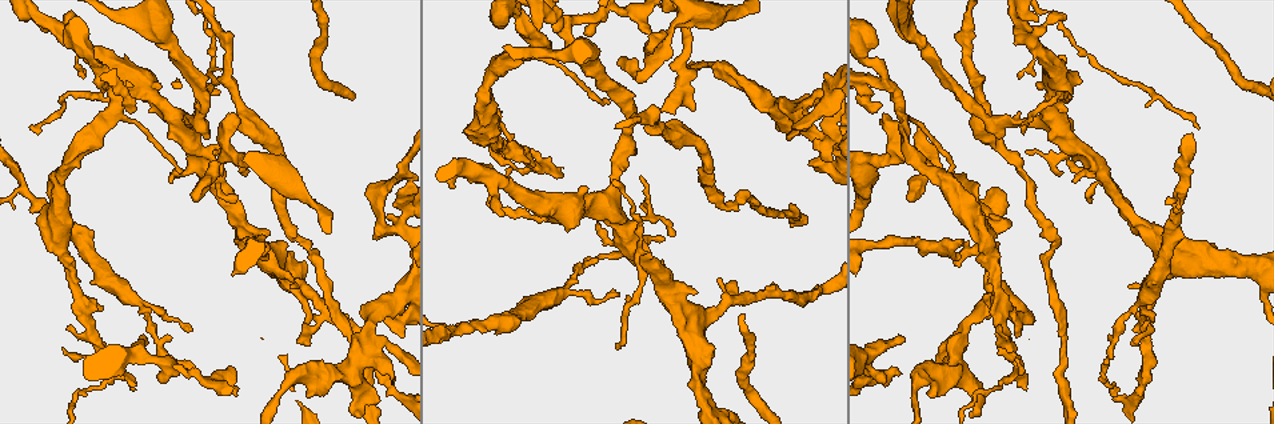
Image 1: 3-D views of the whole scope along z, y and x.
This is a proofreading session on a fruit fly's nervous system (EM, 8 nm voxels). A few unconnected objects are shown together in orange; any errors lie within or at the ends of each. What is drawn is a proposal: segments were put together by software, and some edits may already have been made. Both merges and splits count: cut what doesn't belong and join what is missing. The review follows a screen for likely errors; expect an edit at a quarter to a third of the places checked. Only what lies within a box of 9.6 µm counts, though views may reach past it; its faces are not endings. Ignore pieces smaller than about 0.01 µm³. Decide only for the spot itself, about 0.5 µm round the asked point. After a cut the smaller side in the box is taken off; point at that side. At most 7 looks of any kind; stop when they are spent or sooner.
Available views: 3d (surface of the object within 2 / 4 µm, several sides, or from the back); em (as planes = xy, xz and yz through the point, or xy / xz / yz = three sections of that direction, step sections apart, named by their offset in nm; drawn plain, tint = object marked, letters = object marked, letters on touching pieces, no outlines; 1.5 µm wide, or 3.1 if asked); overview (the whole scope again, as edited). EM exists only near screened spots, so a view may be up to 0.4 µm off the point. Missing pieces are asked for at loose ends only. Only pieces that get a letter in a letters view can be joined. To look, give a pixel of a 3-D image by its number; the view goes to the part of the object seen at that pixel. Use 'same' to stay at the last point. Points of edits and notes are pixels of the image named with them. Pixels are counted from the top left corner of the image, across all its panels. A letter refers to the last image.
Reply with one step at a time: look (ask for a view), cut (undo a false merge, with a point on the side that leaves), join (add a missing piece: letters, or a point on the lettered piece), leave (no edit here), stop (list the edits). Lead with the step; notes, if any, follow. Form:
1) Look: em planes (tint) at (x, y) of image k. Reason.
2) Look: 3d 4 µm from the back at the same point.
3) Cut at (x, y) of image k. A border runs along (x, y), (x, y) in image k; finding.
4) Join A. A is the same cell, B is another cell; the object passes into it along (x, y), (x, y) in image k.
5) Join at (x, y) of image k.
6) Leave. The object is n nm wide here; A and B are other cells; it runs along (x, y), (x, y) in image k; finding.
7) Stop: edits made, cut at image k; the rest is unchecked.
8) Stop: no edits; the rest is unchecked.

Look: 3d 2 µm at (562, 177) of image 1. Free end.

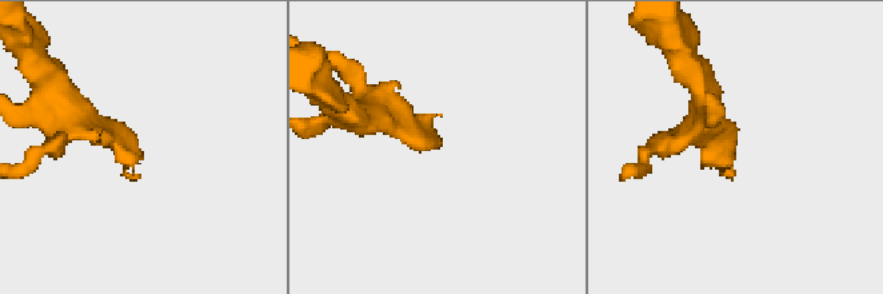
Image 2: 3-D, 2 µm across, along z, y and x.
Look: em planes (letters) at (436, 145) of image 2.

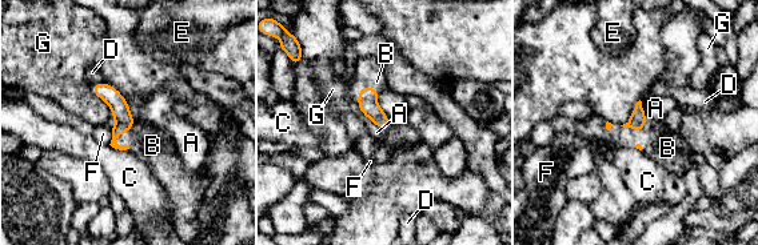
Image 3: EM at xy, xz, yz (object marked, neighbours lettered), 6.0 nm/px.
Join B. B is the same cell, A, C, D, E, F and G are other cells; the object passes into it along (124, 121), (122, 133), (152, 145) in image 3; the cell continues.

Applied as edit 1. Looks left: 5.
Look: em planes (letters) at (394, 378) of image 1. Free end.

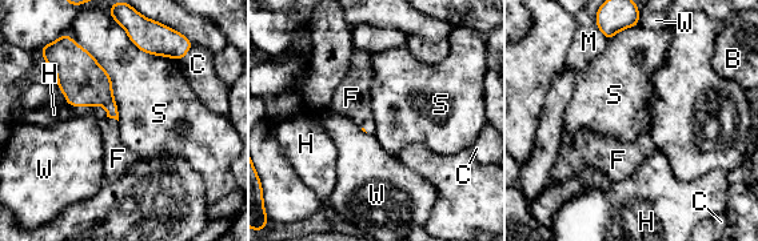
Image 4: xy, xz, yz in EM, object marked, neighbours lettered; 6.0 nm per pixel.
Join F. F is the same cell, B, C, H, M, S and W are other cells; the object passes into it along (88, 84), (112, 117), (118, 157) in image 4; it goes on there.

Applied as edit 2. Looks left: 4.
Look: em xy step 8 (tint) at (563, 292) of image 1. Branch point.

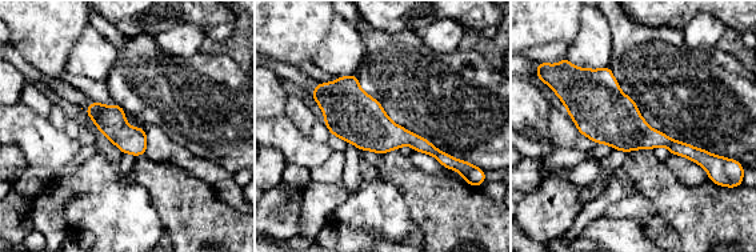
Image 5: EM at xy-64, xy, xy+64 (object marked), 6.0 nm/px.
Look: em planes (letters) at the same point.

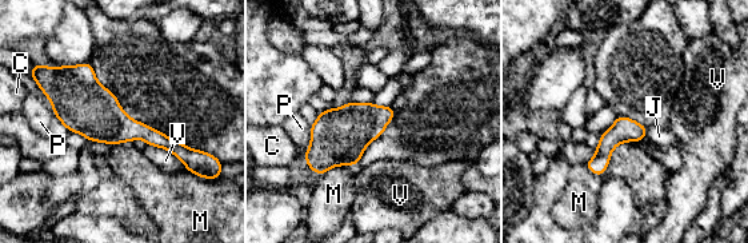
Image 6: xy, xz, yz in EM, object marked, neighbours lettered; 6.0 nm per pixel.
Leave. The longest contact is with M, 400 nm; C, J, M, P and V are other cells; continuous, no second cell.

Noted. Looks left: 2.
Stop: edits made, join at image 3, join at image 4; the rest is unchecked.

